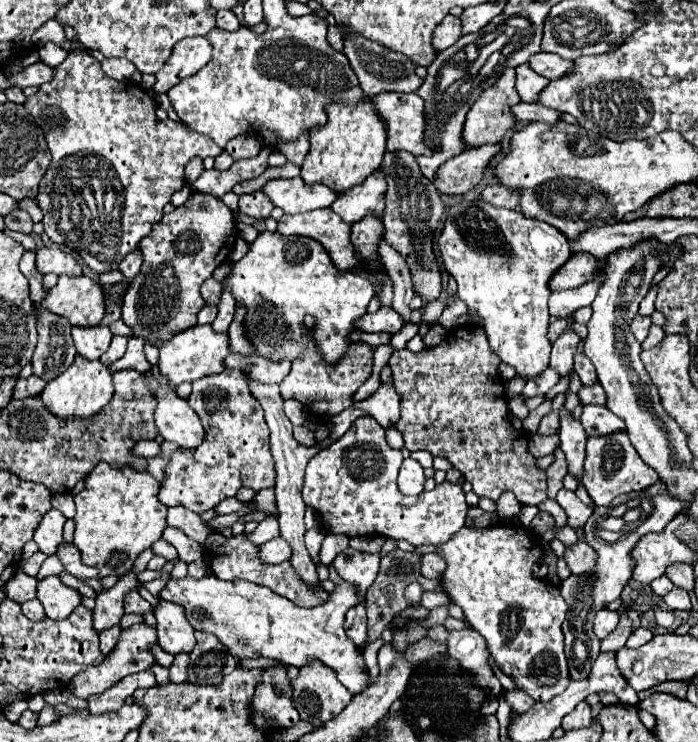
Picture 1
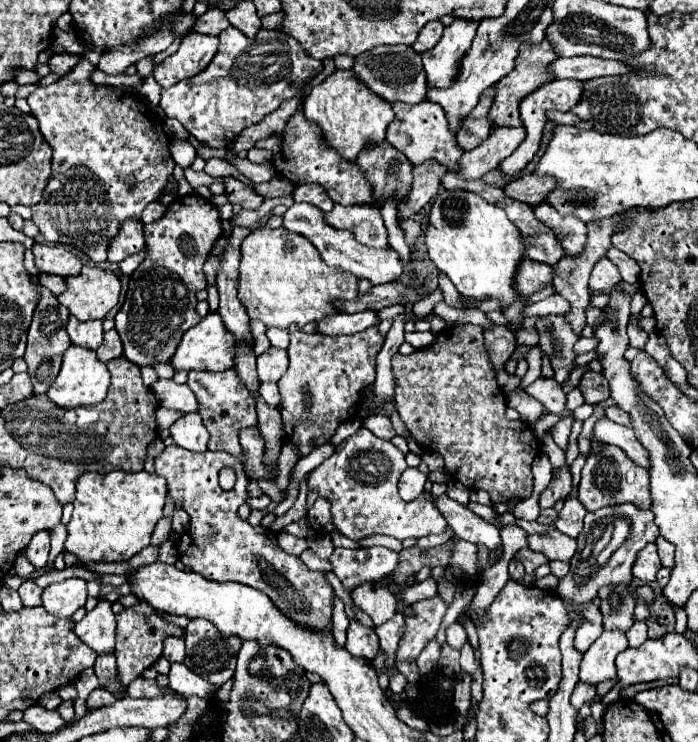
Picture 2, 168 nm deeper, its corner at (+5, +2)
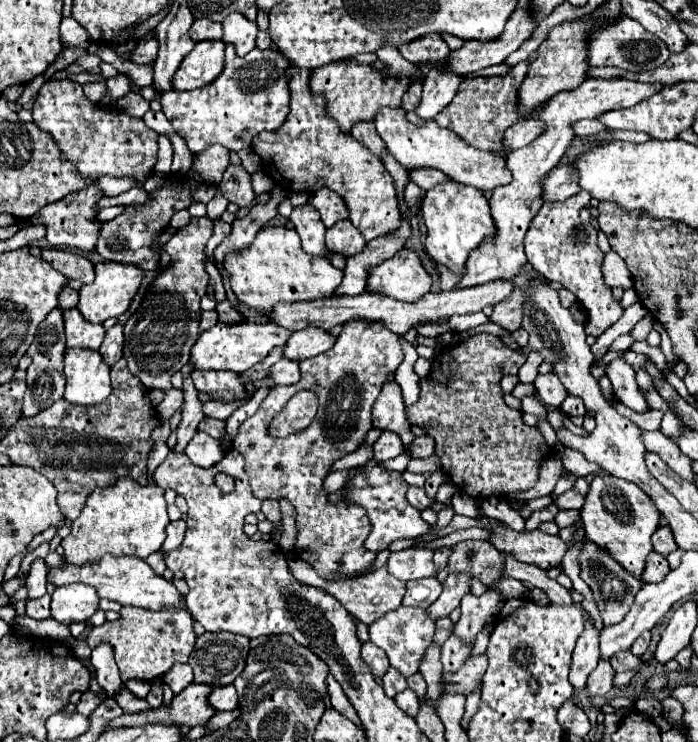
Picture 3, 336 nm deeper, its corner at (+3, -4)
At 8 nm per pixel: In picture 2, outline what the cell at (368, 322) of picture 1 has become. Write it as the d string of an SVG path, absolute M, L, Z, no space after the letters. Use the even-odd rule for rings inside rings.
M365 311L365 313L337 313L331 317L325 317L321 321L317 321L315 325L315 333L319 335L329 335L329 337L337 337L337 335L353 335L359 333L371 325L377 325L377 315L375 311Z

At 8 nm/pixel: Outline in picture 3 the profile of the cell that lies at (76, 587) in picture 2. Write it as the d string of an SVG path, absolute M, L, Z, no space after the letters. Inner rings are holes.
M65 585L57 587L51 597L51 617L59 623L71 625L75 621L87 621L99 609L99 595L89 585Z

